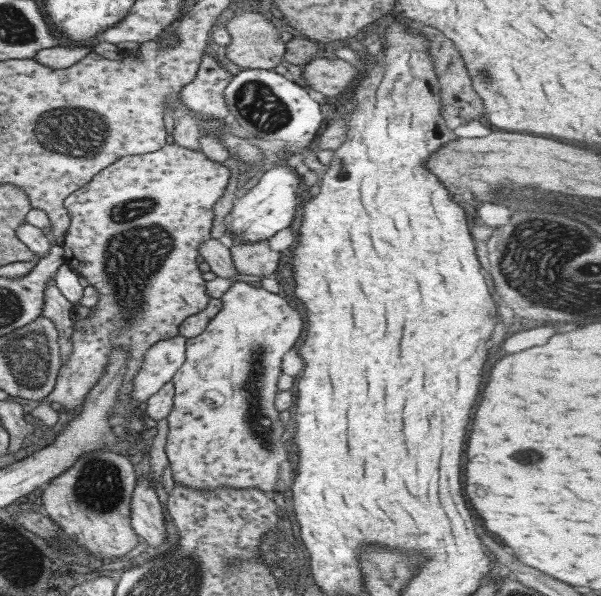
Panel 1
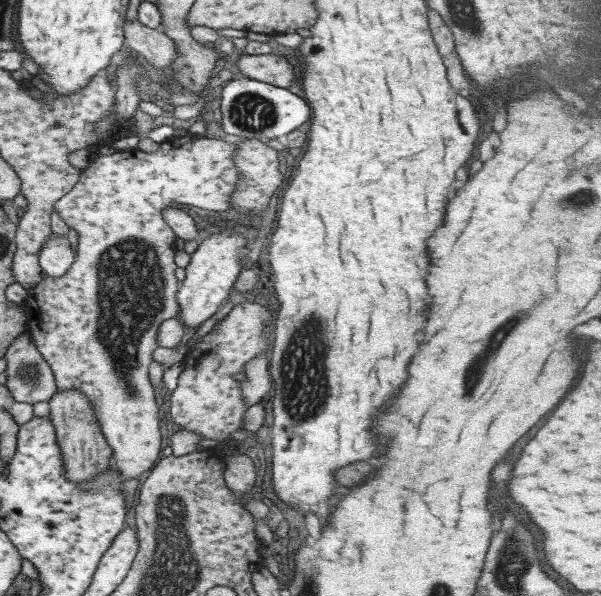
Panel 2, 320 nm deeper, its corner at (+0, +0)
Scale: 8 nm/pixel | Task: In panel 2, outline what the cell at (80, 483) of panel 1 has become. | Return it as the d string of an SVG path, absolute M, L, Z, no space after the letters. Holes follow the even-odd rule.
M78 390L55 391L48 400L48 418L52 424L54 438L62 454L64 475L72 483L84 483L87 479L98 477L100 472L111 467L112 449L106 443L99 424L97 424L91 403Z

